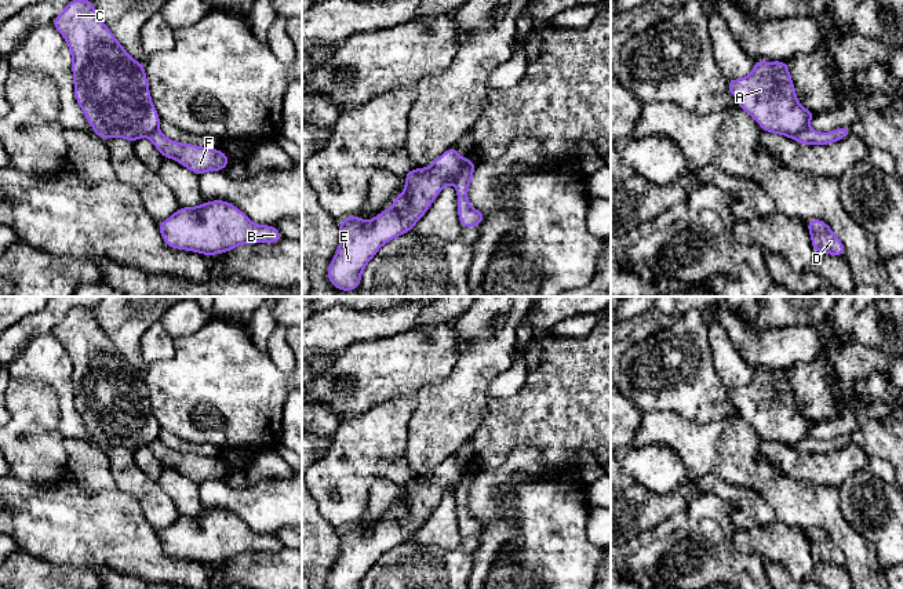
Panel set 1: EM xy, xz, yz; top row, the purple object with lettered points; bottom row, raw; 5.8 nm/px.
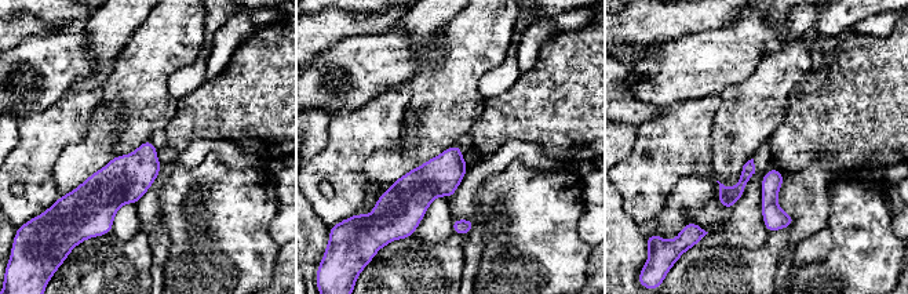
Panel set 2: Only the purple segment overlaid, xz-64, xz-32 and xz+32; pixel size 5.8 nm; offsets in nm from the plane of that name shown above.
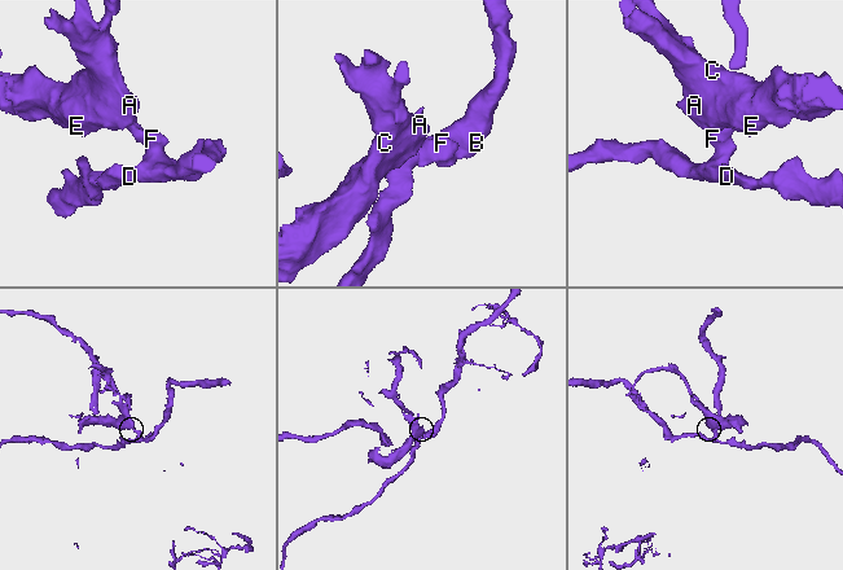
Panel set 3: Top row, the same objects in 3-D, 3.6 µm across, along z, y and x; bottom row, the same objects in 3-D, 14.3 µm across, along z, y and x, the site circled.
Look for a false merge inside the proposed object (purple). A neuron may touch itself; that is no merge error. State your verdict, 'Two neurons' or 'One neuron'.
Two neurons

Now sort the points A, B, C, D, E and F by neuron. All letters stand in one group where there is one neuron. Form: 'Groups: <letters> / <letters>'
Groups: A C E / B D F

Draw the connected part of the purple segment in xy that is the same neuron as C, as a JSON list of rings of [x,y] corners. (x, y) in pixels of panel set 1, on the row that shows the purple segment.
[[[70,0],[65,10],[52,19],[51,25],[63,36],[72,52],[74,98],[95,135],[105,141],[120,137],[134,143],[136,139],[149,137],[159,130],[161,119],[152,102],[145,62],[136,62],[127,54],[125,48],[99,18],[92,0]]]

